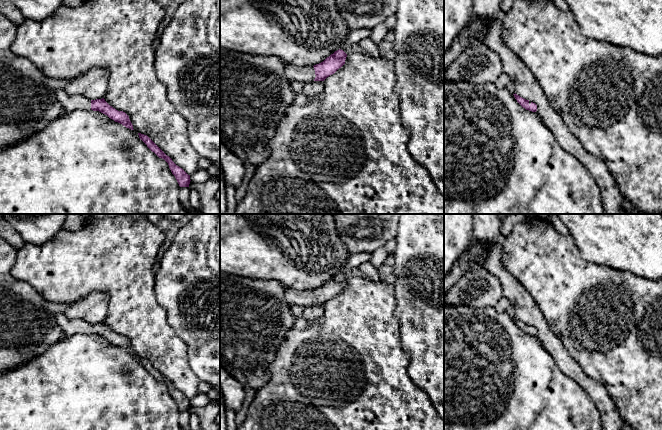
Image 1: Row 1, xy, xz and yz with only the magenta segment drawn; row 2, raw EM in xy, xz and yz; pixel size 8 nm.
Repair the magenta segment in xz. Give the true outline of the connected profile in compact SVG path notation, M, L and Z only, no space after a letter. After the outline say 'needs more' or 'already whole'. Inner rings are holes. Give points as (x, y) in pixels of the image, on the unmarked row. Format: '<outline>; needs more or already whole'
M339 273L323 286L314 290L299 291L296 289L285 289L284 298L288 305L324 305L345 288L346 281L347 278Z; needs more

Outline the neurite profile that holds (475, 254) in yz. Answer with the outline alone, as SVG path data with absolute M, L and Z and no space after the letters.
M470 242L444 278L444 296L463 275L473 269L482 267L482 264L487 258L489 249L490 247L486 242Z

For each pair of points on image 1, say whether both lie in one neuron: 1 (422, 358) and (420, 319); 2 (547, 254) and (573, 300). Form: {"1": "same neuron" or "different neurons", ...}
{"1": "same neuron", "2": "same neuron"}

